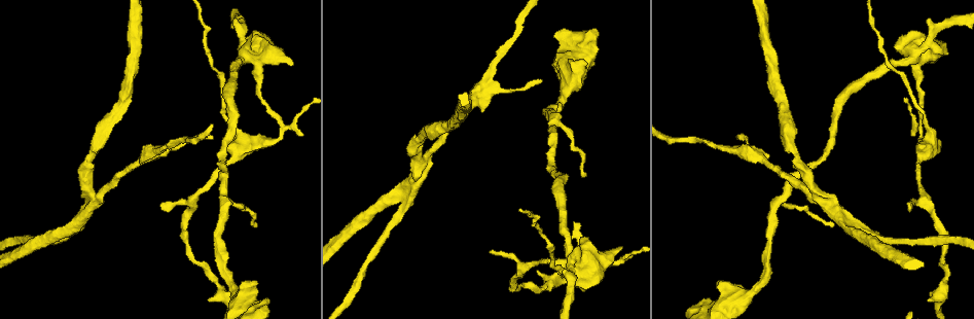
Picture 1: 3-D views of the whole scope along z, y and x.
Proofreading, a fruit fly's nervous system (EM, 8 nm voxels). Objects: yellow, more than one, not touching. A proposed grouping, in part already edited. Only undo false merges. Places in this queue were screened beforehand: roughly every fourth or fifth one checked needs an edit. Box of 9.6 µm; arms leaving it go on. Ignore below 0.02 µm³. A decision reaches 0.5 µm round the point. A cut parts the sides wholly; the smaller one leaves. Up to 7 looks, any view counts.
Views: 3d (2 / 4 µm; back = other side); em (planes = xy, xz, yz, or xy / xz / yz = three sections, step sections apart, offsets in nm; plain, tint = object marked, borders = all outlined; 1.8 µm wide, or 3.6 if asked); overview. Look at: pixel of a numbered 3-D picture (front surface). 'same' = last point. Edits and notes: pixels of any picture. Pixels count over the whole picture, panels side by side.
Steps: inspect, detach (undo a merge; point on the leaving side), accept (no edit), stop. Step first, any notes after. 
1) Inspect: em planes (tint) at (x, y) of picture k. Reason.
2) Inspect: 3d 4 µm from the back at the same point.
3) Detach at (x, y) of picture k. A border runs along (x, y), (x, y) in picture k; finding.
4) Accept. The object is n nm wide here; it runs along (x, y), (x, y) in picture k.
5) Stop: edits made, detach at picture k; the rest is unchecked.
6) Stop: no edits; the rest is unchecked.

Inspect: em planes (tint) at (918, 125) of picture 1. Narrows sharply.

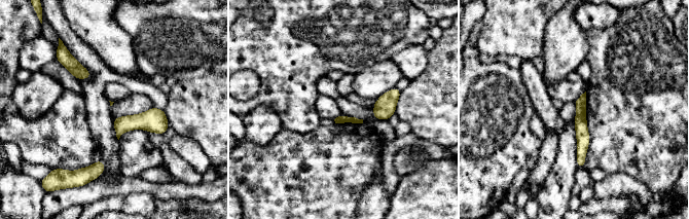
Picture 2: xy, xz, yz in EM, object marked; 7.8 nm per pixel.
Detach at (582, 135) of picture 2. The part that leaves runs along (579, 115), (581, 165) in picture 2; two neurons meet here.

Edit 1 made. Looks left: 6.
Inspect: em 3.6 µm planes (tint) at (753, 150) of picture 1.

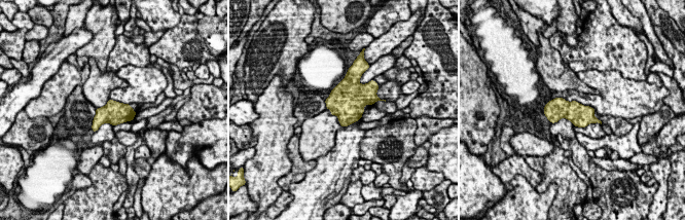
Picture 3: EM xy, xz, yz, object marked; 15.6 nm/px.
Accept. The object is 340 nm wide here; continuous, no second neuron.

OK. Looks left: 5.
Inspect: 3d 4 µm at (94, 196) of picture 1. Side arm on a straight run.

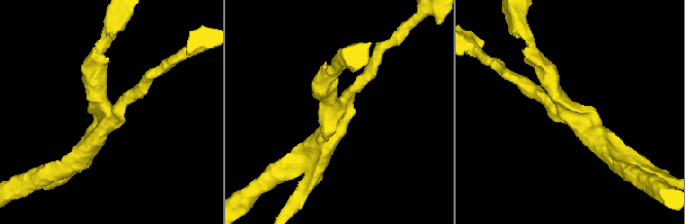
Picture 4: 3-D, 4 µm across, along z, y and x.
Inspect: em planes (tint) at (109, 111) of picture 4. Need the tissue.

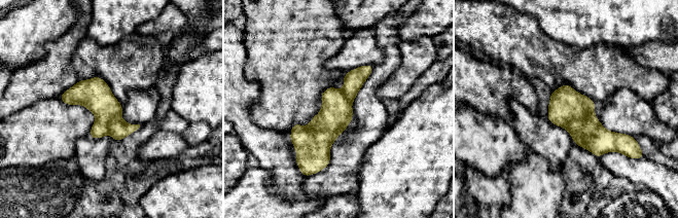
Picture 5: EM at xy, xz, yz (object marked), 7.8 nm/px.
Detach at (574, 125) of picture 5. Two neurons meet here.

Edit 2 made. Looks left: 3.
Stop: edits made, detach at picture 2, detach at picture 5; the rest is unchecked.

